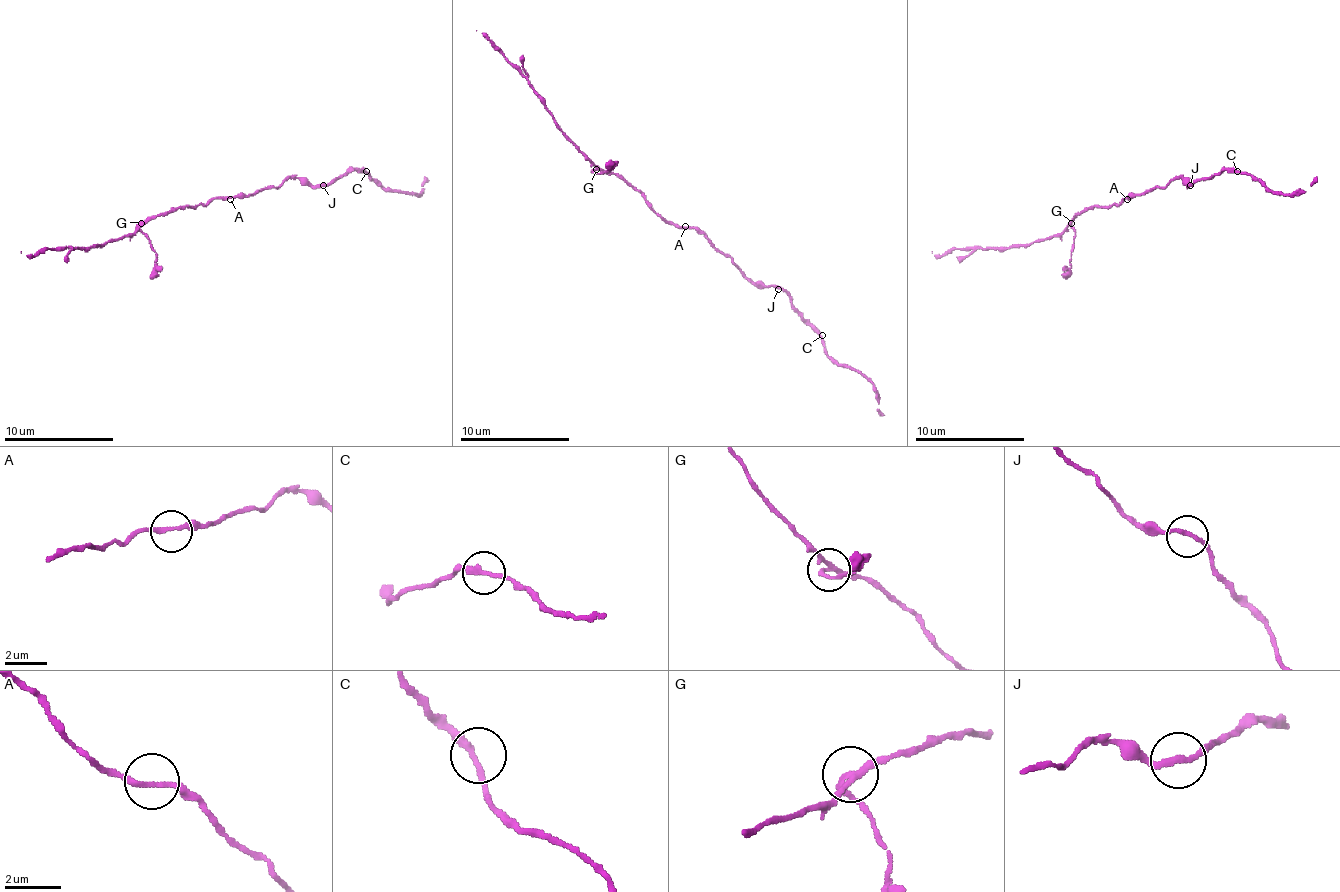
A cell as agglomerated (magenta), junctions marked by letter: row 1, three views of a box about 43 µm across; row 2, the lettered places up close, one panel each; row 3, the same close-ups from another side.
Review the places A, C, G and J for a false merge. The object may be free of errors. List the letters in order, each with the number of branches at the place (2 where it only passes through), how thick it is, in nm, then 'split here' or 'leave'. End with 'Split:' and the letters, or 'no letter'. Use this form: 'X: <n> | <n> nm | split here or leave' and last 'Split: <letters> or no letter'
A: 2 | 180 nm | leave
C: 2 | 240 nm | leave
G: 3 | 200 nm | split here
J: 2 | 200 nm | leave
Split: G

